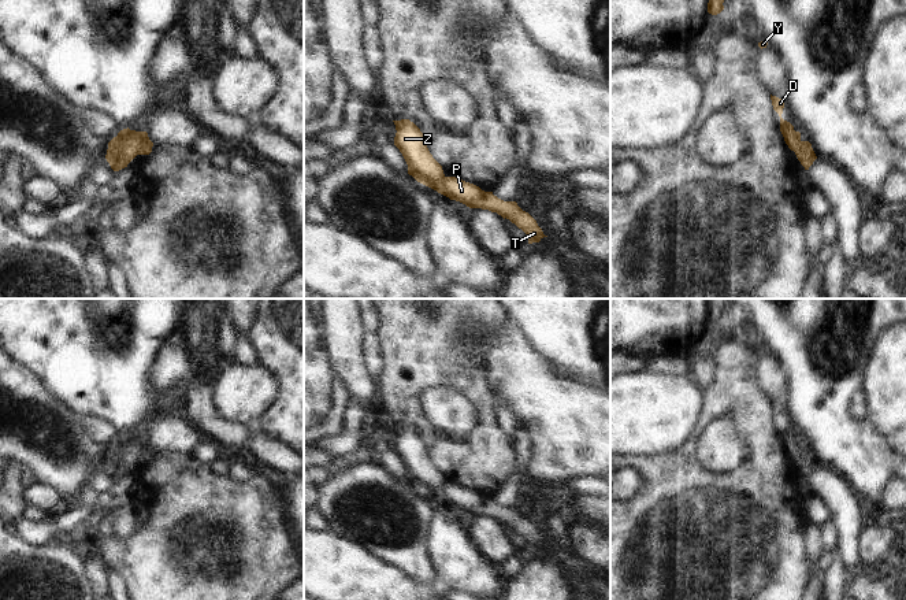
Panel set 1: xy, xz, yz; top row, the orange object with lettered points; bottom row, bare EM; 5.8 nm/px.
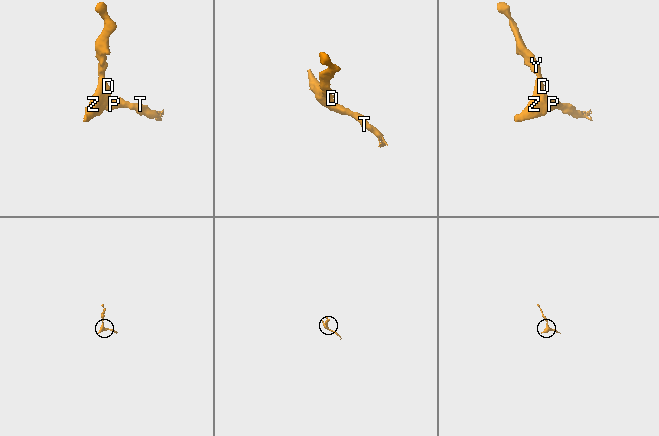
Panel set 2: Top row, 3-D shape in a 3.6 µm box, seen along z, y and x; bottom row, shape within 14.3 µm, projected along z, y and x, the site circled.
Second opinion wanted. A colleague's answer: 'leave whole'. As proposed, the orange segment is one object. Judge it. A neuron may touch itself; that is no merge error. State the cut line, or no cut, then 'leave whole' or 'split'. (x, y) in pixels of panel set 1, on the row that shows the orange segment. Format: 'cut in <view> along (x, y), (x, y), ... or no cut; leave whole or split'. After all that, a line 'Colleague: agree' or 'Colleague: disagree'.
cut in xy along (147, 136), (143, 147), (136, 154); split
Colleague: disagree

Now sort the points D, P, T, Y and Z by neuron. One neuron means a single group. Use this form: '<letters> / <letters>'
D Y Z / P T

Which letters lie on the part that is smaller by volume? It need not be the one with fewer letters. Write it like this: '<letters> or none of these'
P, T

